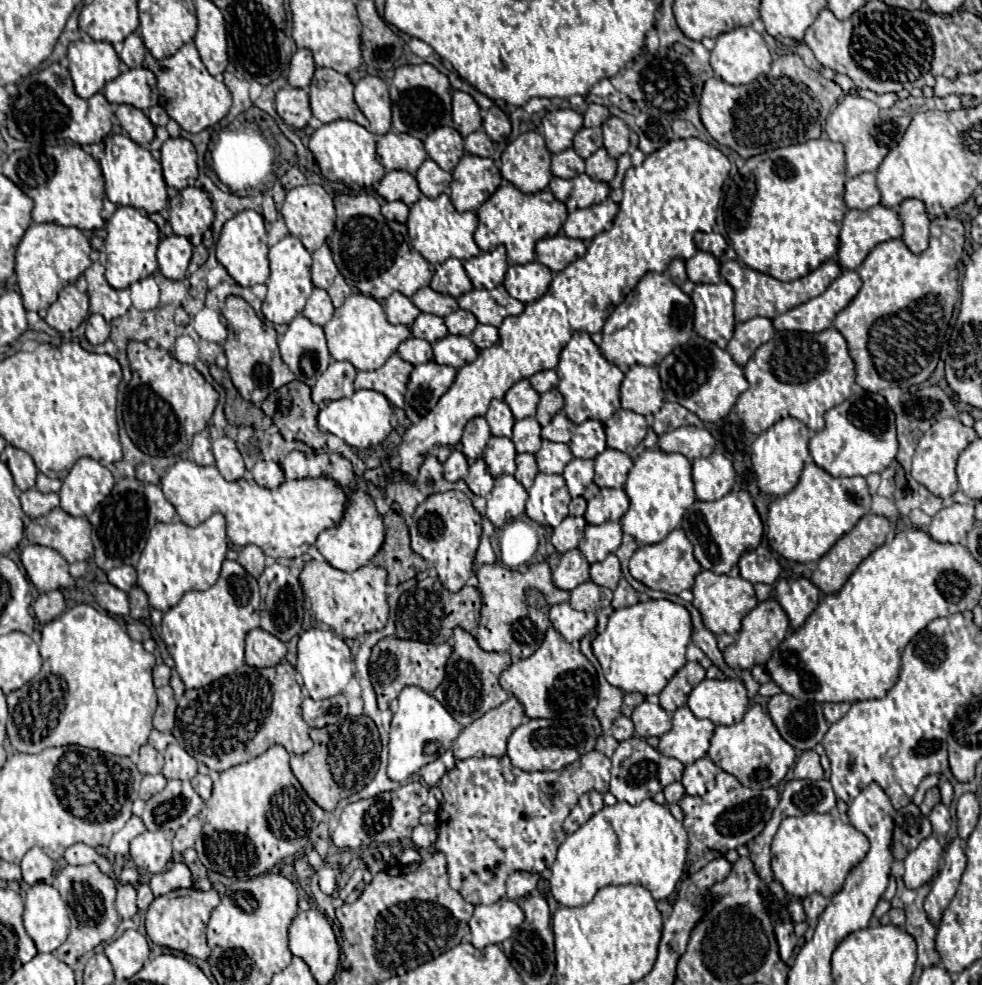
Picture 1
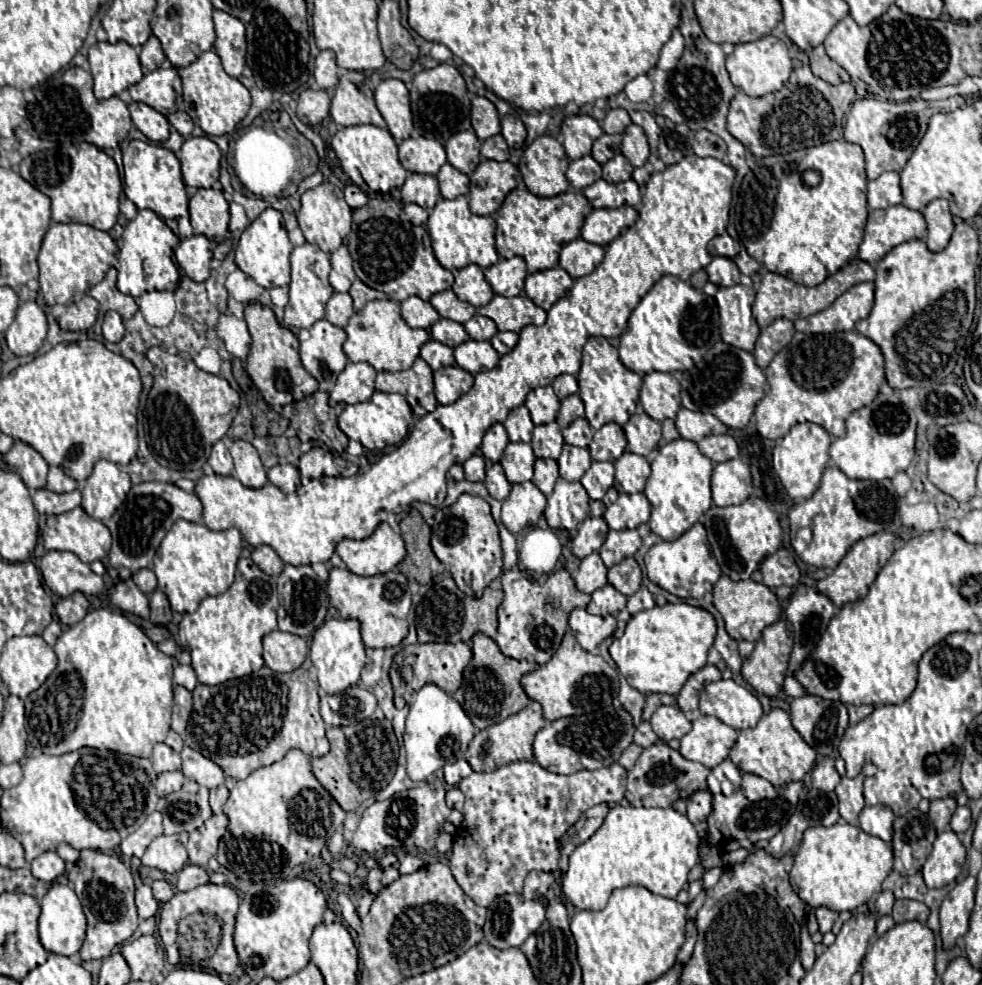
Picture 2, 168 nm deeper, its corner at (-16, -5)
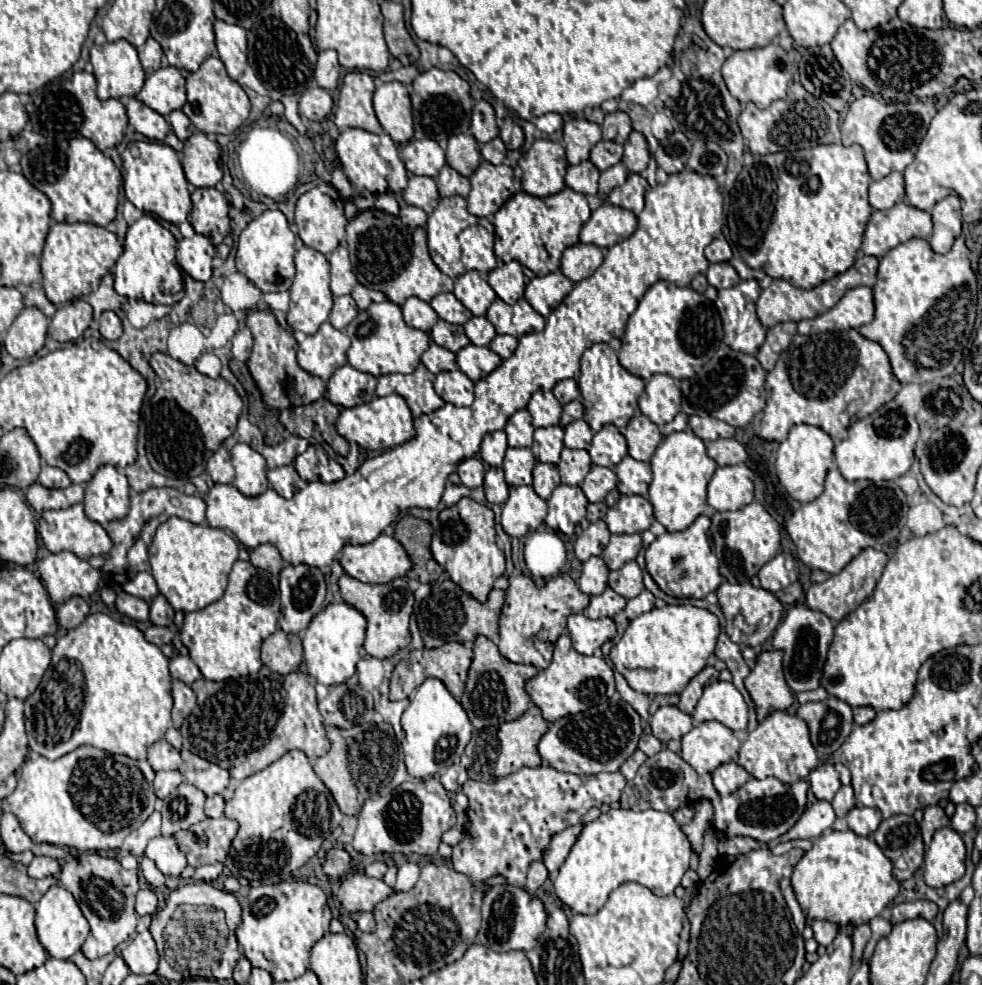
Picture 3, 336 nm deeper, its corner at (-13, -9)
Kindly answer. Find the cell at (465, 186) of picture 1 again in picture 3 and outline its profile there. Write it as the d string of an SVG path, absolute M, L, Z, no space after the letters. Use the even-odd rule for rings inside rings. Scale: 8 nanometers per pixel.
M483 161L469 177L471 193L467 209L477 217L491 217L515 191L515 175L509 165L491 165Z

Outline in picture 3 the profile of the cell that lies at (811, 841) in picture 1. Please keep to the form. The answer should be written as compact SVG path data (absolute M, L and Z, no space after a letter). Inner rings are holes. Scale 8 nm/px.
M831 829L825 831L819 839L815 839L813 847L803 853L803 857L793 869L791 885L807 919L825 919L835 925L869 923L873 917L881 915L899 893L899 881L893 877L893 865L871 837L861 837L853 831Z

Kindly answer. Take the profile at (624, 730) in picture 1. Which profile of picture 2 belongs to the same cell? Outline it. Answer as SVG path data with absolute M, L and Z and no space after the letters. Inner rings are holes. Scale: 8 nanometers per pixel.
M642 723L638 729L636 729L636 733L634 733L634 743L636 745L640 745L640 747L650 747L650 745L654 745L658 741L658 737L656 737L656 733L652 731L652 727L650 727L650 723Z

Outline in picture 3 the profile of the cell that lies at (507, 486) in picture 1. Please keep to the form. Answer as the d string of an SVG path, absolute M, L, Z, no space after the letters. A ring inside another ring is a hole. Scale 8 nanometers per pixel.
M511 487L509 499L503 505L501 525L509 537L523 537L535 531L547 515L547 503L533 487Z

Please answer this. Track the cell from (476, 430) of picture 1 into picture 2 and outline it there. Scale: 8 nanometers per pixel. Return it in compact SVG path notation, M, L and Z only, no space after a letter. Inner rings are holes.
M496 423L496 425L492 425L488 431L486 431L486 435L484 435L484 439L482 439L482 445L480 445L480 451L482 451L482 455L486 457L486 459L490 459L490 461L498 461L500 457L502 457L502 453L504 453L504 447L508 445L508 433L506 433L506 429L504 429L504 425L502 423Z

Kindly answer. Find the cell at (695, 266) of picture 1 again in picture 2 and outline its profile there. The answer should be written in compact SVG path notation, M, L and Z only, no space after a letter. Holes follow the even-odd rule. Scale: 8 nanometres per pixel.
M714 257L712 263L706 267L710 281L718 287L730 287L740 283L740 269L728 257Z

